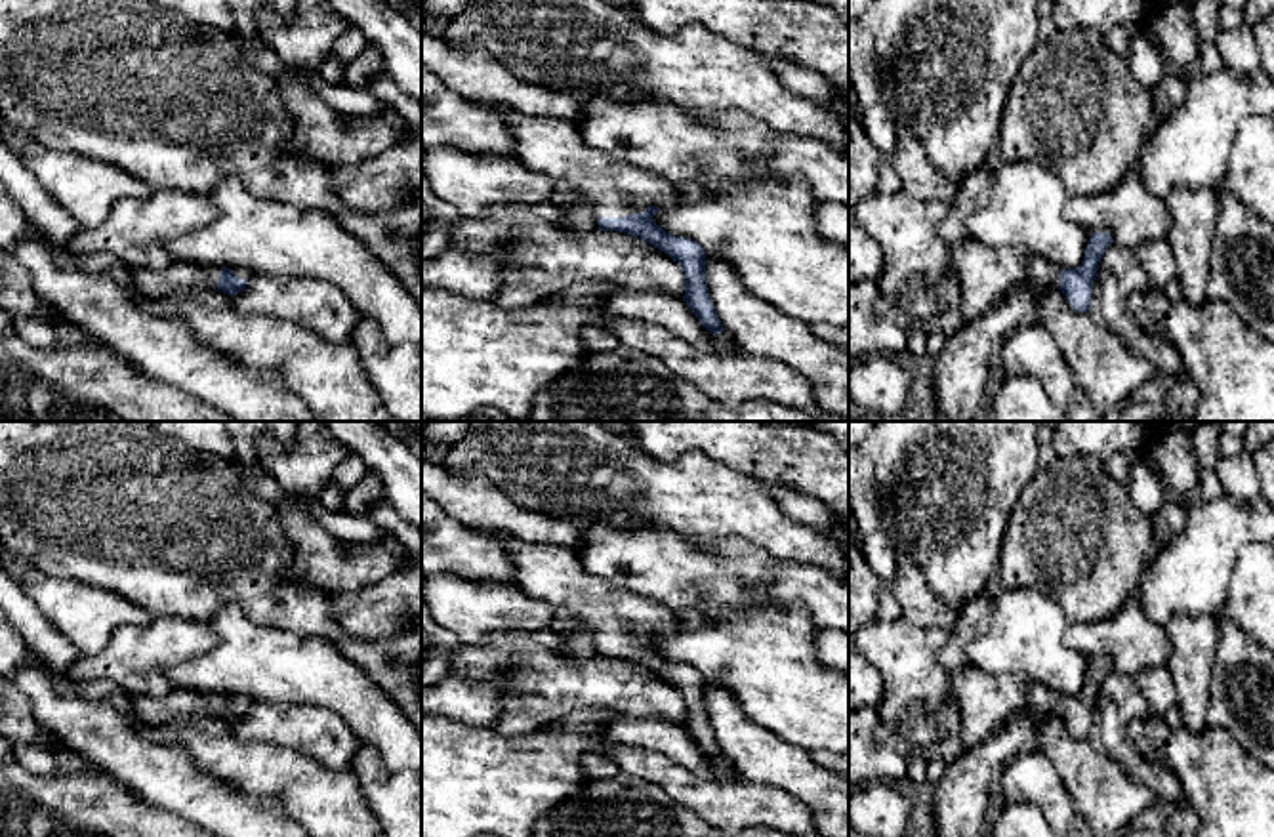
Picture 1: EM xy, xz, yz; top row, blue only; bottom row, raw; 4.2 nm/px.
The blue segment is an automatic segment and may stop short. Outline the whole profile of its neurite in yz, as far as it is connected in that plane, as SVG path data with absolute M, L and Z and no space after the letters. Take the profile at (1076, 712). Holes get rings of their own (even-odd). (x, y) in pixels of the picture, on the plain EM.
M1093 660L1083 688L1076 696L1062 696L1041 683L1028 681L1028 704L1024 711L1036 726L1043 725L1047 717L1060 717L1074 738L1087 740L1099 690L1110 671L1112 663L1108 660Z

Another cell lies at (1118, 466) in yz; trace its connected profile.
M1125 450L1114 454L1112 458L1106 459L1108 477L1118 482L1125 482L1129 479L1131 469L1144 458L1148 458L1148 452L1142 450Z

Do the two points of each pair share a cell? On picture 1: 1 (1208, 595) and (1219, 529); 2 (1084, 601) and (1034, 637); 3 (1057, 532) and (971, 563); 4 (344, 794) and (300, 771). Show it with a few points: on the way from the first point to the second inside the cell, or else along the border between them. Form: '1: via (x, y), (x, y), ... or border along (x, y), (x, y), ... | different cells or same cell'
1: via (1208, 578), (1210, 546) | same cell
2: border along (1028, 588), (1042, 590), (1070, 622) | different cells
3: border along (1011, 510), (994, 582) | different cells
4: via (332, 794), (323, 794), (311, 782) | same cell

